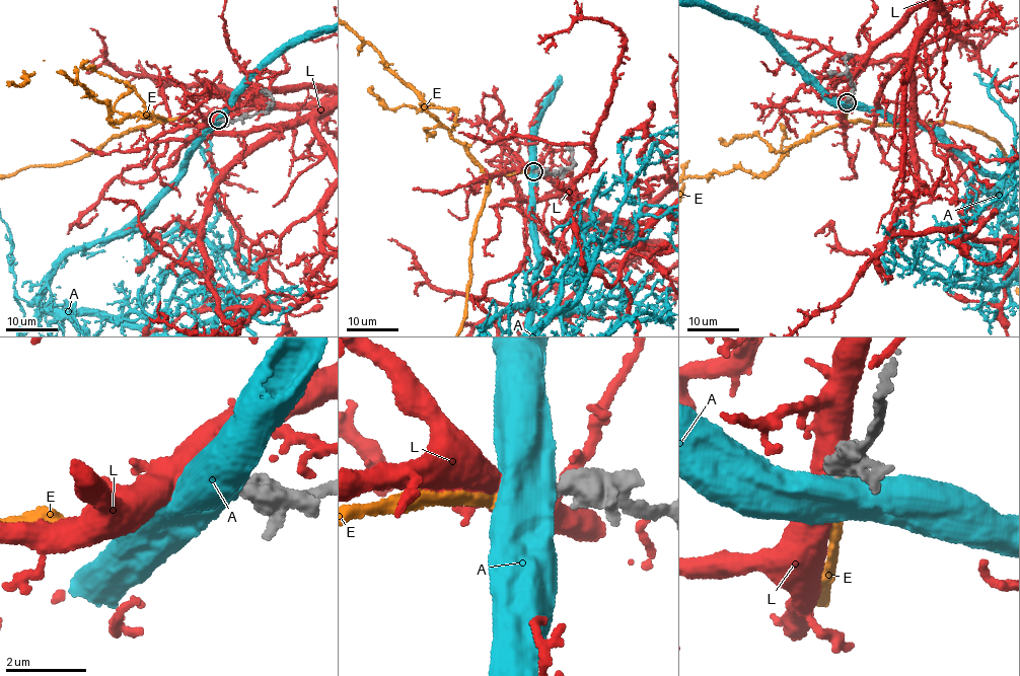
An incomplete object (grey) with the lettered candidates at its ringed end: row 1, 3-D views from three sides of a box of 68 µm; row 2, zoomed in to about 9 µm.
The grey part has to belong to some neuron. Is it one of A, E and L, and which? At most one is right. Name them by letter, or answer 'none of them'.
E

